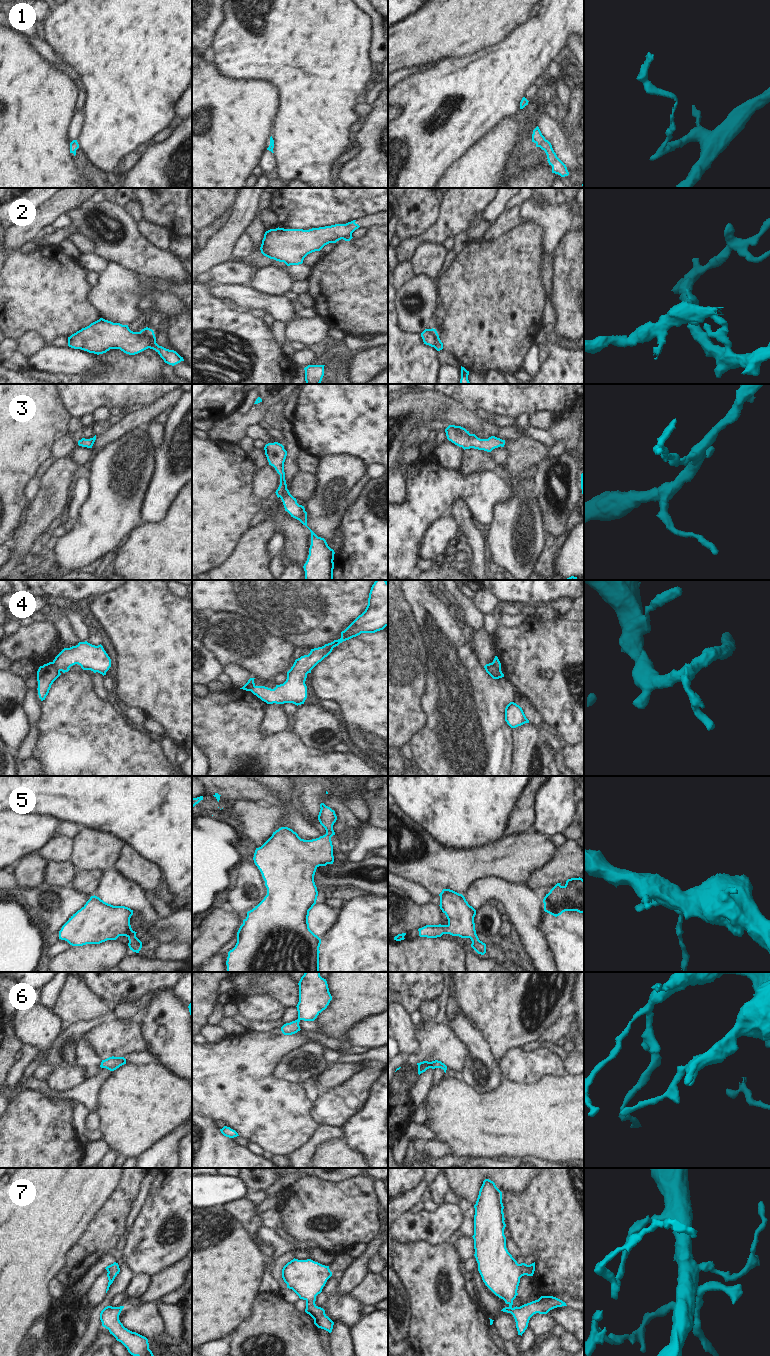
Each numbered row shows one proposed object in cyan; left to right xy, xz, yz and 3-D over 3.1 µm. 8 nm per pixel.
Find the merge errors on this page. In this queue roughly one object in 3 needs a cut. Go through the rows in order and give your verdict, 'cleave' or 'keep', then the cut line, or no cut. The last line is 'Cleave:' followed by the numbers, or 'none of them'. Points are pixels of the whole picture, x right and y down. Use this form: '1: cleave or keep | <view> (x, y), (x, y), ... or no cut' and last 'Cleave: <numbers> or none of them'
1: keep | no cut
2: cleave | yz (437, 333), (433, 346)
3: keep | no cut
4: cleave | xy (53, 661), (60, 670)
5: keep | no cut
6: keep | no cut
7: keep | no cut
Cleave: 2, 4

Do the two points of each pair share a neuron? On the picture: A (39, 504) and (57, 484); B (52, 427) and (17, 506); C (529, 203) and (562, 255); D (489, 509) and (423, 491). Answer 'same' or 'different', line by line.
A: same
B: same
C: different
D: same

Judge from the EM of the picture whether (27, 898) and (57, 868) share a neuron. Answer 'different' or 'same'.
different

